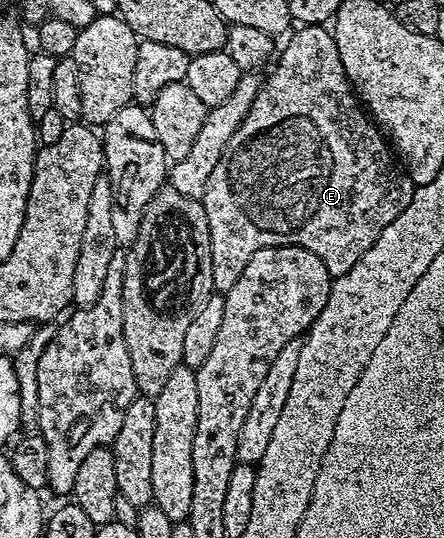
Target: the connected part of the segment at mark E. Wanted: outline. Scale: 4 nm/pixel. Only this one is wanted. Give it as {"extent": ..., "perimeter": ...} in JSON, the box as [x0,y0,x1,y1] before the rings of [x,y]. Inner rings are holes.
{"extent":[202,25,414,295],"perimeter":[[[300,25],[297,30],[297,33],[285,43],[284,50],[281,53],[279,50],[278,60],[275,62],[276,70],[269,75],[268,81],[266,77],[261,84],[247,119],[238,127],[238,131],[234,131],[234,135],[230,135],[230,143],[226,143],[226,151],[222,151],[218,167],[214,167],[214,172],[210,174],[210,183],[206,183],[202,204],[206,211],[206,219],[210,223],[212,287],[220,295],[228,293],[230,287],[238,283],[238,275],[246,271],[246,263],[250,263],[254,251],[266,247],[279,245],[306,247],[306,251],[314,251],[314,255],[318,255],[318,259],[326,263],[326,271],[334,279],[346,275],[346,271],[350,271],[350,267],[354,267],[354,263],[358,263],[358,259],[362,259],[362,255],[366,255],[366,251],[374,247],[378,235],[382,235],[384,228],[394,223],[394,219],[398,219],[398,215],[402,215],[402,211],[406,211],[406,207],[410,207],[412,202],[414,192],[412,181],[399,164],[396,166],[392,162],[394,153],[385,134],[377,128],[371,116],[362,108],[352,86],[348,84],[348,76],[342,67],[342,59],[338,55],[338,47],[331,32],[323,25]]]}

